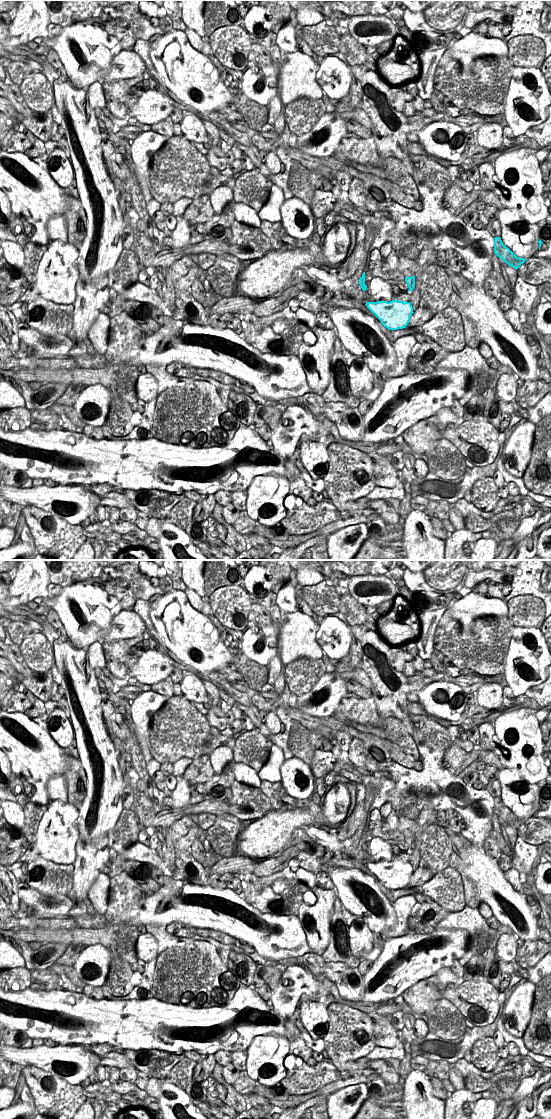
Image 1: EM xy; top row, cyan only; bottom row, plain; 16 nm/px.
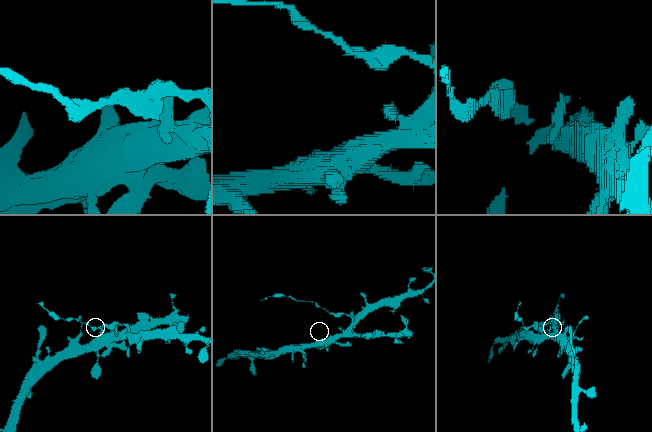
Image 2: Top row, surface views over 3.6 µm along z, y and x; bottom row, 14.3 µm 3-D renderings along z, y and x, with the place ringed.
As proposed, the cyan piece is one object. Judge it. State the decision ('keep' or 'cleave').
cleave

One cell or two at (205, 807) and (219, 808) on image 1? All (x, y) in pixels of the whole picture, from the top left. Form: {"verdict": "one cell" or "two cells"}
{"verdict": "one cell"}

